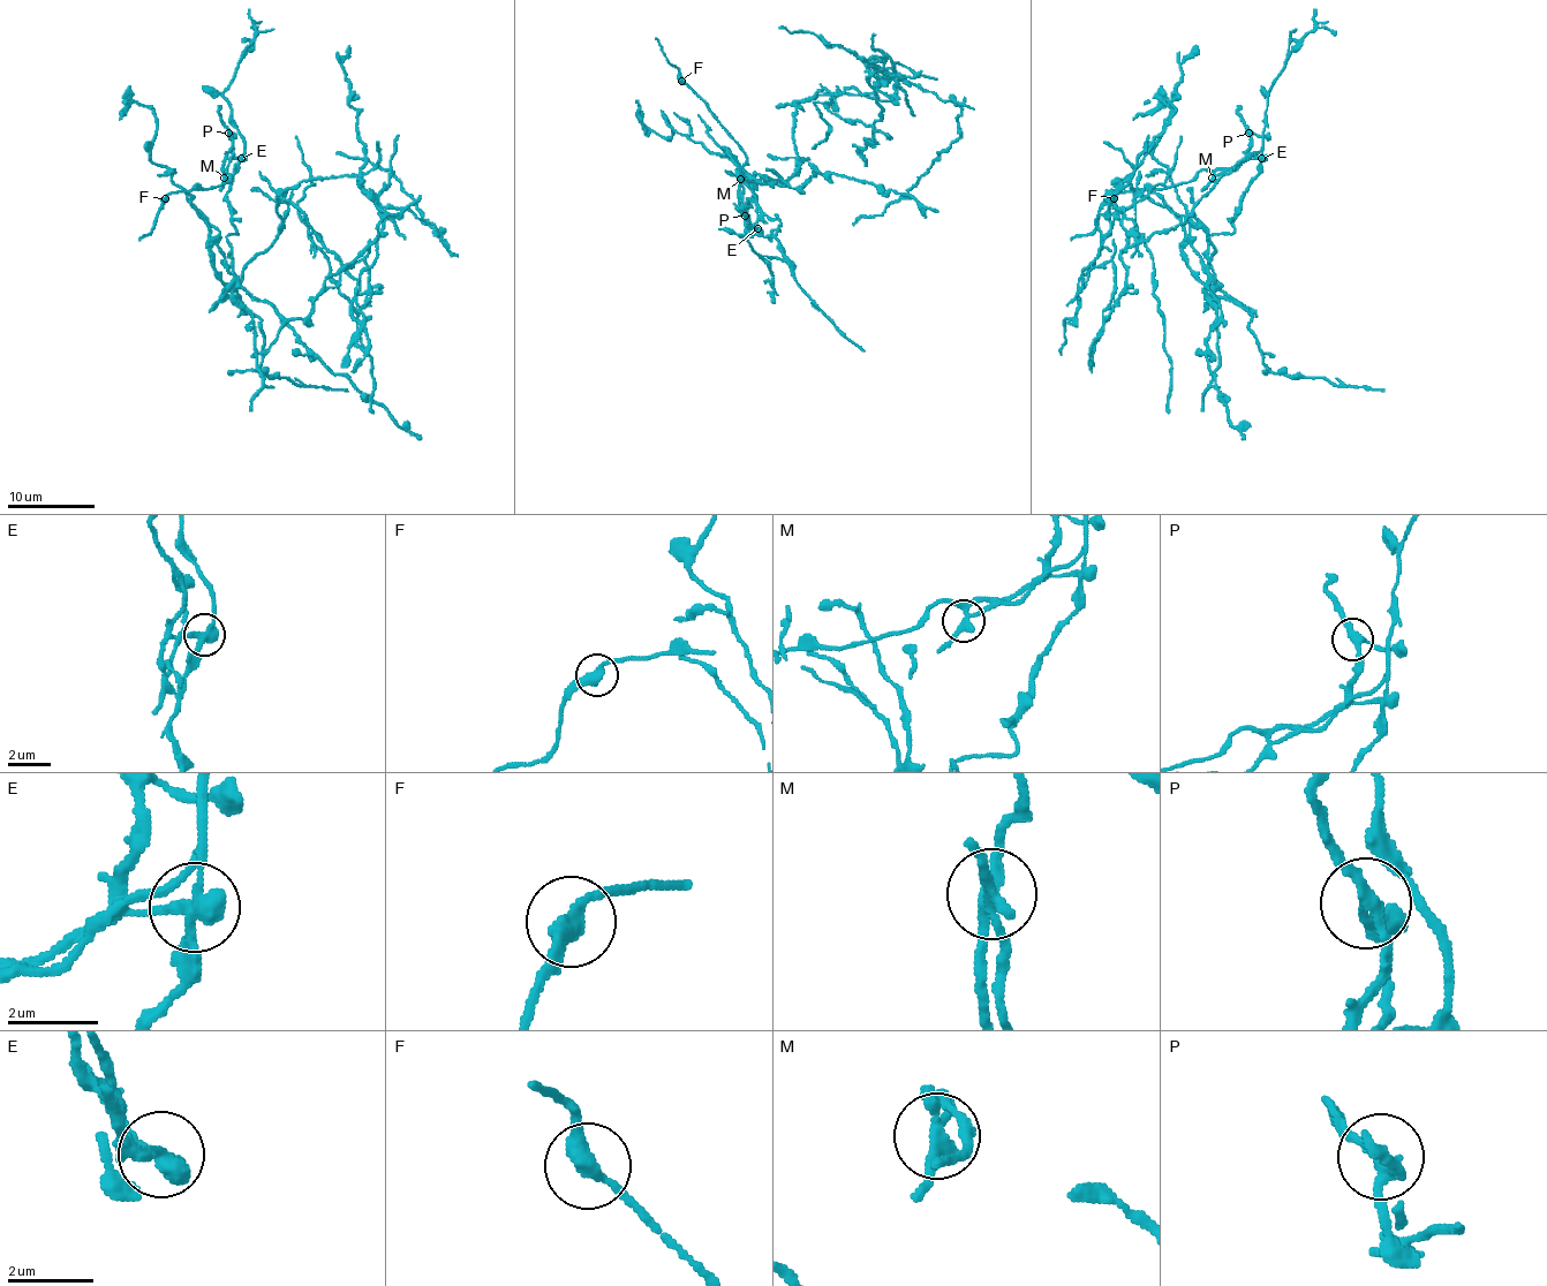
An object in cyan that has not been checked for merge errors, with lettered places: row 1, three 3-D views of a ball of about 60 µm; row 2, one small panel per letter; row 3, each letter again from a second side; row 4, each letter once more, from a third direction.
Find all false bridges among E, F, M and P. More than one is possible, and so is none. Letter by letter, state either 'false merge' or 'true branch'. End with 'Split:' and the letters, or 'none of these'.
E: false merge
F: true branch
M: false merge
P: true branch
Split: E, M

